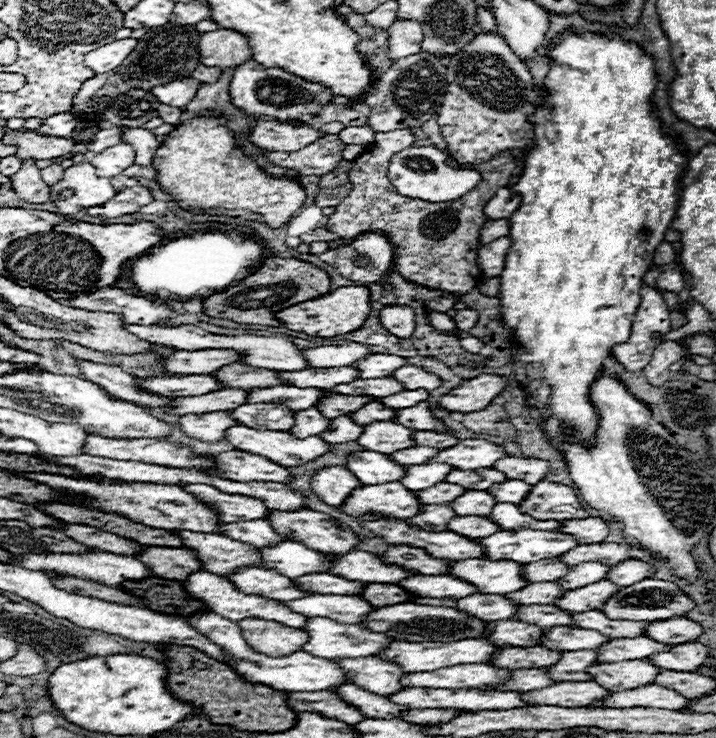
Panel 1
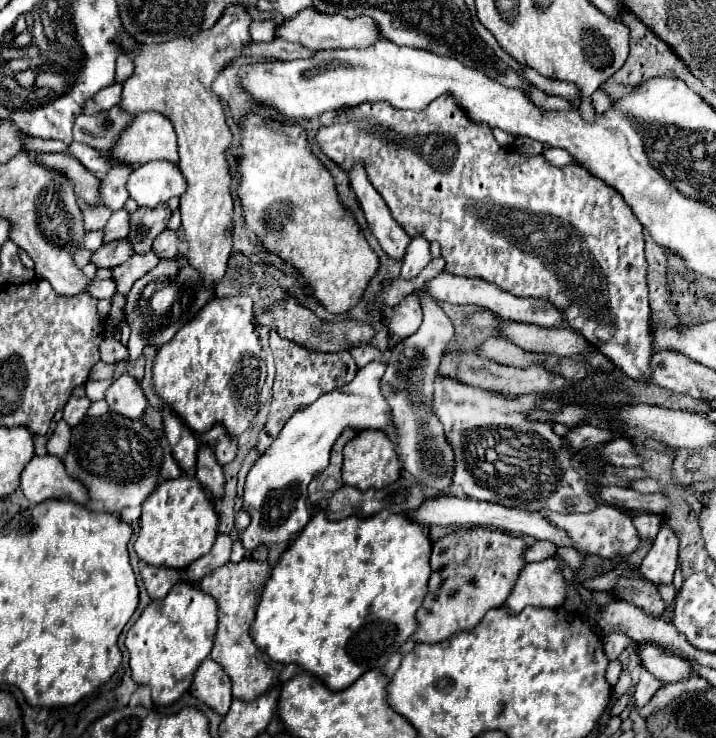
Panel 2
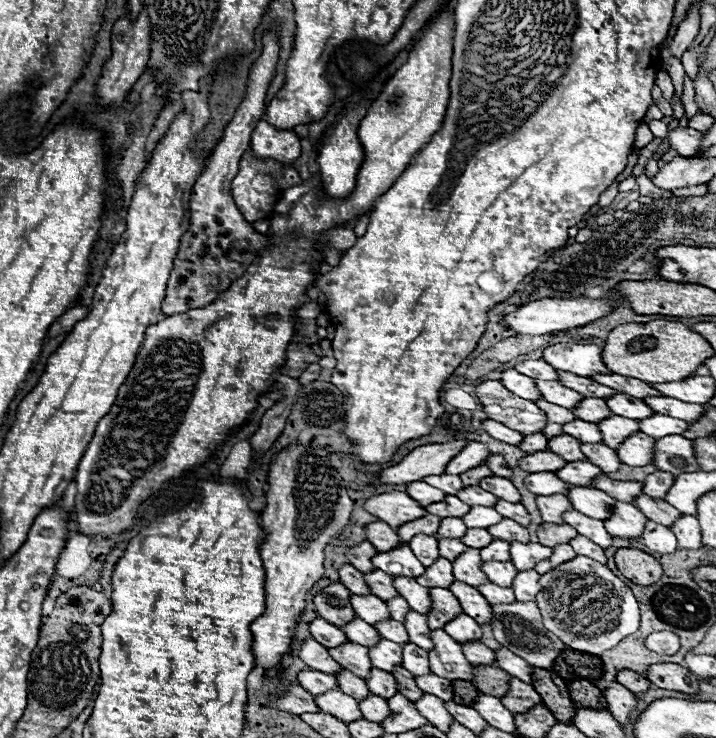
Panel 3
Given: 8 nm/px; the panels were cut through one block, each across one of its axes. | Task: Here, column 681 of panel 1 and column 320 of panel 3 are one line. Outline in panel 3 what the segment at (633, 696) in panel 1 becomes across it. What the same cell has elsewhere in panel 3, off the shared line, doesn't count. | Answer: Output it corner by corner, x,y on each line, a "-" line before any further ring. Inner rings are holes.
328,690
320,696
314,696
314,702
318,704
320,712
332,714
342,722
354,722
356,718
362,718
362,714
358,710
358,700
348,698
340,690

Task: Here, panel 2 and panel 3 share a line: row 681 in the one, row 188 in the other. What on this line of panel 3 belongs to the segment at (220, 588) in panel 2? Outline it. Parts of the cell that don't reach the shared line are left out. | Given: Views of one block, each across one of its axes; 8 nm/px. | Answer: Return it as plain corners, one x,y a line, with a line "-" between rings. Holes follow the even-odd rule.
248,150
244,154
244,158
240,160
236,178
232,180
232,196
234,196
234,202
236,202
238,210
242,212
242,216
248,222
256,222
262,218
270,218
276,202
280,200
280,194
284,194
284,190
288,190
288,186
298,186
300,182
304,182
304,180
298,176
298,172
292,166
286,166
286,164
282,164
278,160
270,160
270,158
256,158
252,154
252,150

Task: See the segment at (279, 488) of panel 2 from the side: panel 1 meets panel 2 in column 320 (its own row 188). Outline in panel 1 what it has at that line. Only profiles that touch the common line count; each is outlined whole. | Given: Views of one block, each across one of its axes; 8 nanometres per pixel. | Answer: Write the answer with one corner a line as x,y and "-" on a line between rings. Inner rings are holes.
412,146
390,158
388,164
388,180
396,188
398,194
428,202
450,202
464,196
468,190
480,182
480,174
476,170
452,170
444,164
446,152
436,146

